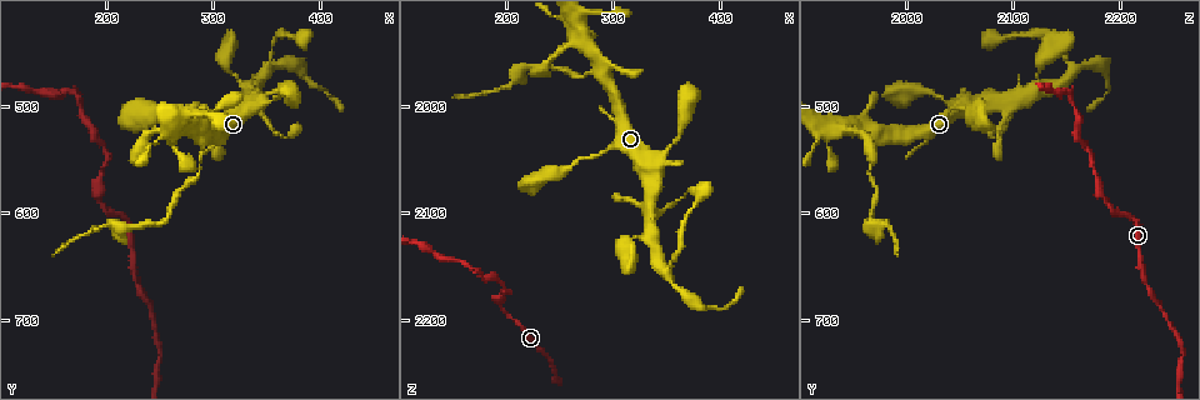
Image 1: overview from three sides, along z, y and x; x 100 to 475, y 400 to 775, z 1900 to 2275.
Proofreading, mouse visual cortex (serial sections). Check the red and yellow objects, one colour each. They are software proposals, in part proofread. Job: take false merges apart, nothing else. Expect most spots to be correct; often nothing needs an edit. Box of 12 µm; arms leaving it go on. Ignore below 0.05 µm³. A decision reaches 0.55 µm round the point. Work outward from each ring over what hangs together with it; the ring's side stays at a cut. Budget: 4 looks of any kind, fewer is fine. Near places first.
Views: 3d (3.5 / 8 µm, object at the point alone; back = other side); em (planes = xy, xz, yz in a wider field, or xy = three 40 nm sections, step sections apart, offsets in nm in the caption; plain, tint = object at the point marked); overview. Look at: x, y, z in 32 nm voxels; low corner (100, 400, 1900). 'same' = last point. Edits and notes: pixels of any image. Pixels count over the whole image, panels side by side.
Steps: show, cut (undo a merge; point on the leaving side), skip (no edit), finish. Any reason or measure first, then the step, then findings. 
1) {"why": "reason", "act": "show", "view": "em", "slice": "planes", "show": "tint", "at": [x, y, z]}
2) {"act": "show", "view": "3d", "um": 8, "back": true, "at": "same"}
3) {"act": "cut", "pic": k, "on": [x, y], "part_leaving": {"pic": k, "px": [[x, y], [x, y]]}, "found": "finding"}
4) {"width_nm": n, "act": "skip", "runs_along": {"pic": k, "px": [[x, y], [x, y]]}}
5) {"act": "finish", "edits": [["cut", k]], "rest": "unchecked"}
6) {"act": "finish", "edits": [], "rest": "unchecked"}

{"why": "looks like a crossing", "act": "show", "view": "3d", "um": 3.5, "back": true, "at": [336, 498, 2086]}

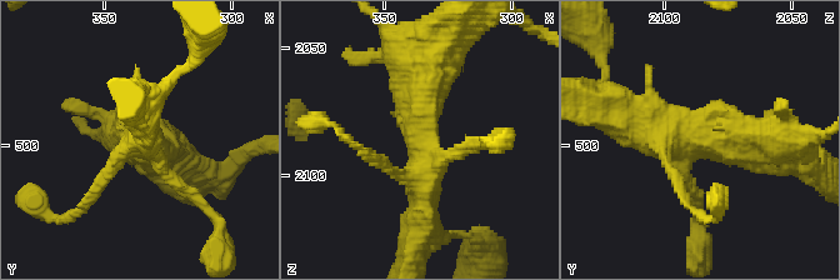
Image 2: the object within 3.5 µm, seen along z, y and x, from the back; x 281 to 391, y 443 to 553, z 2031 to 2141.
{"arms": 4, "arm_widths_nm": [150, 200, 400, 500], "why": "need the tissue", "act": "show", "view": "em", "slice": "xy", "step": 1, "show": "tint", "at": [334, 496, 2088]}

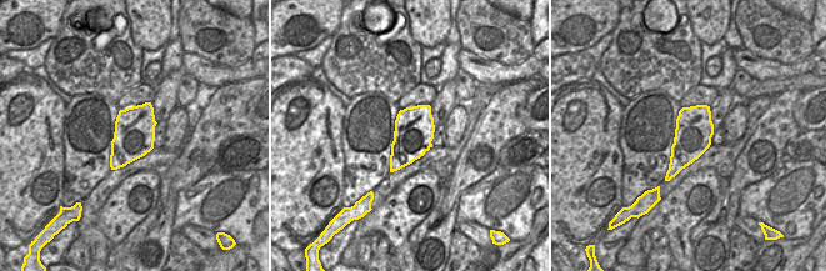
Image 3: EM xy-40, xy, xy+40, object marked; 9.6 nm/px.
{"act": "skip", "runs_along": {"pic": 2, "px": [[780, 148], [655, 133], [618, 114]]}, "found": "all the same cell"}

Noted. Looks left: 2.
{"why": "four arms meet", "act": "show", "view": "em", "slice": "xy", "step": 2, "show": "tint", "at": [290, 532, 1970]}

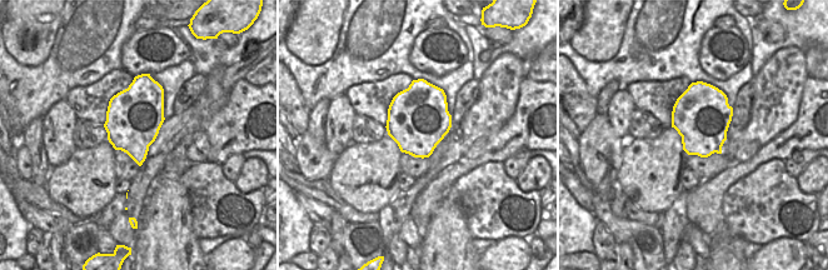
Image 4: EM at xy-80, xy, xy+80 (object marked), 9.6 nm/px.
{"act": "show", "view": "3d", "um": 3.5, "at": "same"}

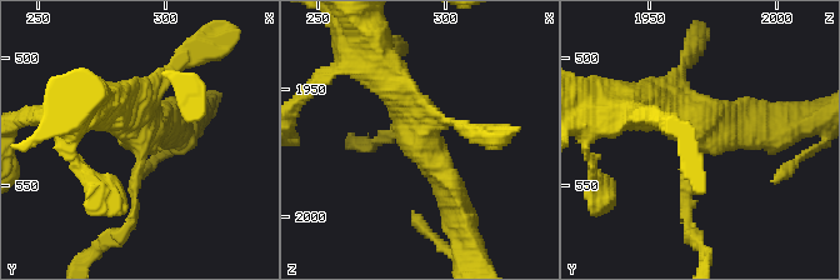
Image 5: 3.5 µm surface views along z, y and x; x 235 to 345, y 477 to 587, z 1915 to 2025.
{"arms": 4, "act": "cut", "pic": 5, "on": [688, 216], "part_leaving": {"pic": 5, "px": [[685, 180], [689, 230], [704, 260]]}, "found": "a second cell is stuck on"}

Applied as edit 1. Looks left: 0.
{"act": "finish", "edits": [["cut", 5]], "rest": "unchecked"}

